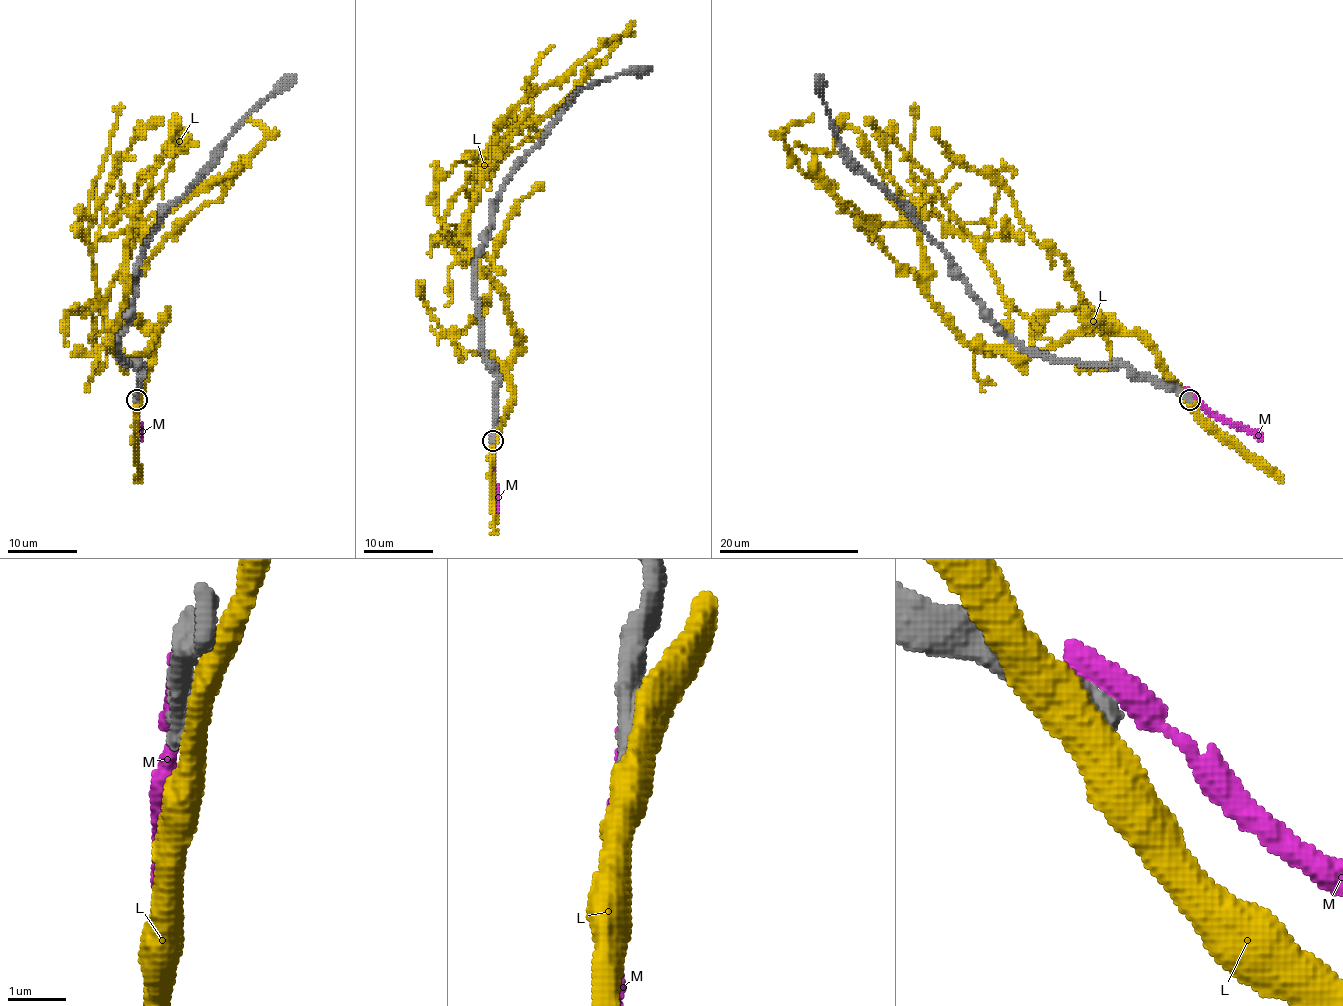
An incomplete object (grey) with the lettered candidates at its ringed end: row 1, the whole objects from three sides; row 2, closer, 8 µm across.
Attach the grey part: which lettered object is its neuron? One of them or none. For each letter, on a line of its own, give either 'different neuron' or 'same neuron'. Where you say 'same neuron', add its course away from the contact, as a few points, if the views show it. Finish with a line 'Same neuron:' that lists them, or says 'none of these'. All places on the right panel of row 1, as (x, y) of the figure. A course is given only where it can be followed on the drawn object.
L: different neuron
M: different neuron
Same neuron: none of these

